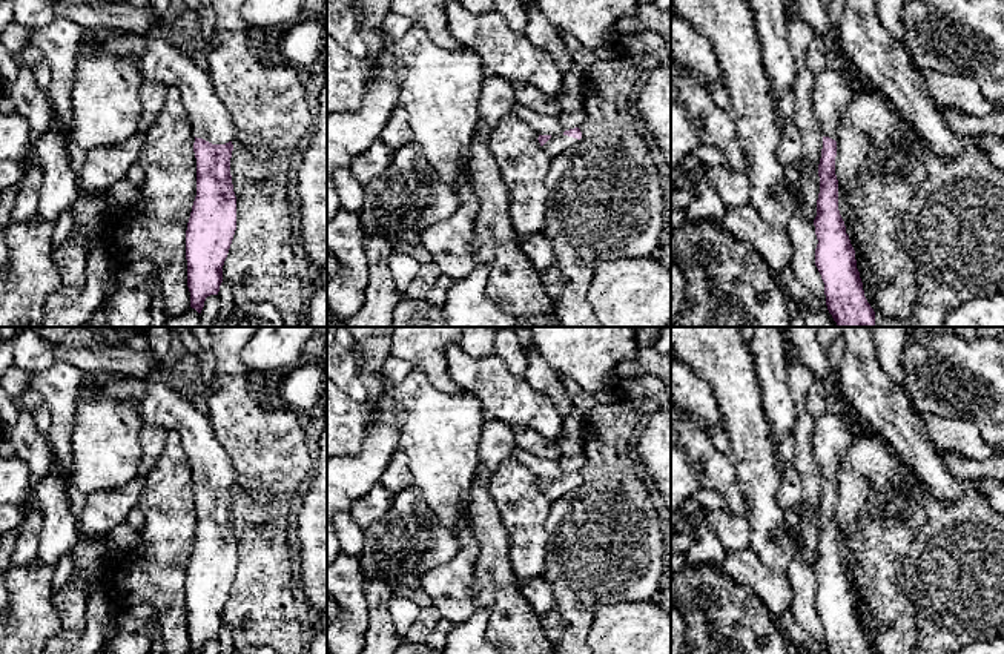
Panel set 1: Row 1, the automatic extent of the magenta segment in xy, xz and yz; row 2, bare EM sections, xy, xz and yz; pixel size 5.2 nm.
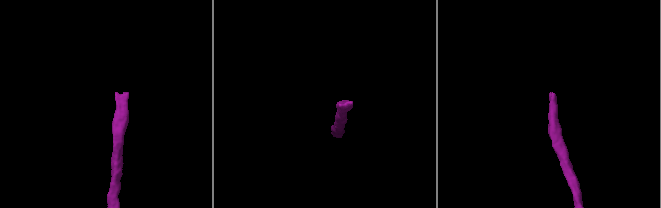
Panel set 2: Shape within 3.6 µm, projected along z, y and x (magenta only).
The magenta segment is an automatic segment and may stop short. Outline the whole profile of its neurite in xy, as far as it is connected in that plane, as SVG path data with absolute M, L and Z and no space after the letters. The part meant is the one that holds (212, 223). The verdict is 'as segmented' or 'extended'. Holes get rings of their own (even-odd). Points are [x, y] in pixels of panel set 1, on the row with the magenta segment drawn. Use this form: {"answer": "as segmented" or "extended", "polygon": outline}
{"answer": "extended", "polygon": "M98 32L97 48L104 54L135 57L146 81L175 86L184 100L193 126L197 158L197 197L186 230L187 287L190 307L201 313L206 298L220 292L223 266L236 230L236 197L230 175L235 124L230 112L215 94L207 71L167 40L134 32Z"}

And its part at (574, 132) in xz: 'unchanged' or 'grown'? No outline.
grown

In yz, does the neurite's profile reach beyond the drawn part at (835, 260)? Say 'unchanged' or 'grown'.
grown

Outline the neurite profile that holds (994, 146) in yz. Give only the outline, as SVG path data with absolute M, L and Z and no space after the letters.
M984 135L979 137L973 146L983 149L990 161L1004 170L1004 138L993 137L993 135Z

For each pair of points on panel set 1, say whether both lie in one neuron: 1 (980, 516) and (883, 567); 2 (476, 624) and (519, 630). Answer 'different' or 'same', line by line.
1: different
2: different

